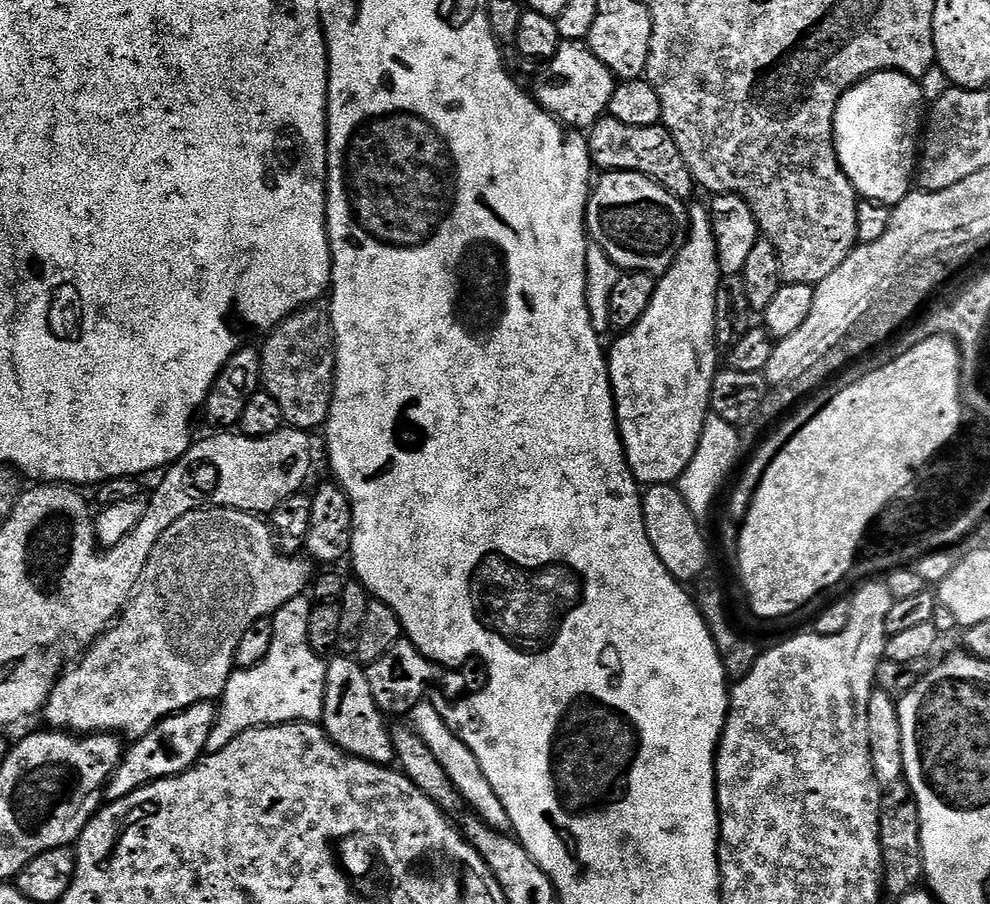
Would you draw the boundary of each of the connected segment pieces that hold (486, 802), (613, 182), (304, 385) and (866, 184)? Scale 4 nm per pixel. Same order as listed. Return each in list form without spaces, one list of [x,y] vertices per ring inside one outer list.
[[[426,698],[421,704],[414,706],[414,710],[410,713],[410,724],[422,738],[422,742],[426,742],[426,746],[430,746],[434,758],[438,758],[438,762],[441,763],[442,770],[446,770],[450,782],[454,782],[465,805],[485,824],[495,828],[497,832],[511,833],[512,823],[506,814],[506,806],[502,806],[498,794],[494,794],[494,786],[490,782],[486,782],[486,774],[482,774],[482,766],[478,766],[478,758],[474,758],[470,746],[466,746],[466,742],[462,742],[462,738],[458,738],[458,734],[454,734],[454,730],[450,730],[450,726],[446,726],[442,714],[438,714],[435,703],[431,699]]]
[[[604,172],[588,198],[586,231],[619,266],[629,272],[663,274],[688,238],[688,208],[658,182],[637,172]]]
[[[309,306],[293,312],[281,324],[267,333],[264,348],[260,353],[260,382],[263,391],[278,402],[282,409],[282,418],[289,428],[301,430],[323,429],[328,422],[332,392],[336,389],[336,334],[332,331],[332,318],[320,306]]]
[[[875,72],[873,76],[867,76],[865,80],[859,80],[853,88],[848,88],[842,94],[842,98],[836,104],[836,117],[834,118],[834,142],[836,143],[836,153],[838,162],[850,178],[850,182],[856,188],[857,193],[865,200],[873,200],[879,204],[895,206],[906,198],[909,192],[914,188],[914,177],[918,172],[918,145],[922,140],[922,112],[920,116],[920,107],[925,107],[926,101],[923,96],[923,90],[918,81],[912,76],[907,76],[901,72]]]

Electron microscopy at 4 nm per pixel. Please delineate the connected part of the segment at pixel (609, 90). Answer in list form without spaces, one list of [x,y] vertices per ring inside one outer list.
[[[579,40],[561,43],[554,58],[541,68],[544,69],[537,74],[531,91],[536,101],[561,124],[573,130],[587,130],[607,113],[618,81],[612,71],[588,49],[587,43]]]

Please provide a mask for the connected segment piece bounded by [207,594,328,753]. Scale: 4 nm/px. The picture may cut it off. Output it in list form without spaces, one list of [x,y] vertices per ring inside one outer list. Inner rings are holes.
[[[301,594],[286,602],[286,606],[271,617],[274,642],[270,646],[270,654],[266,654],[258,666],[233,671],[226,682],[226,690],[218,701],[216,724],[210,730],[209,753],[222,750],[222,746],[230,746],[238,734],[251,728],[323,721],[328,666],[325,657],[315,652],[308,641],[308,623],[313,607],[313,601]]]

